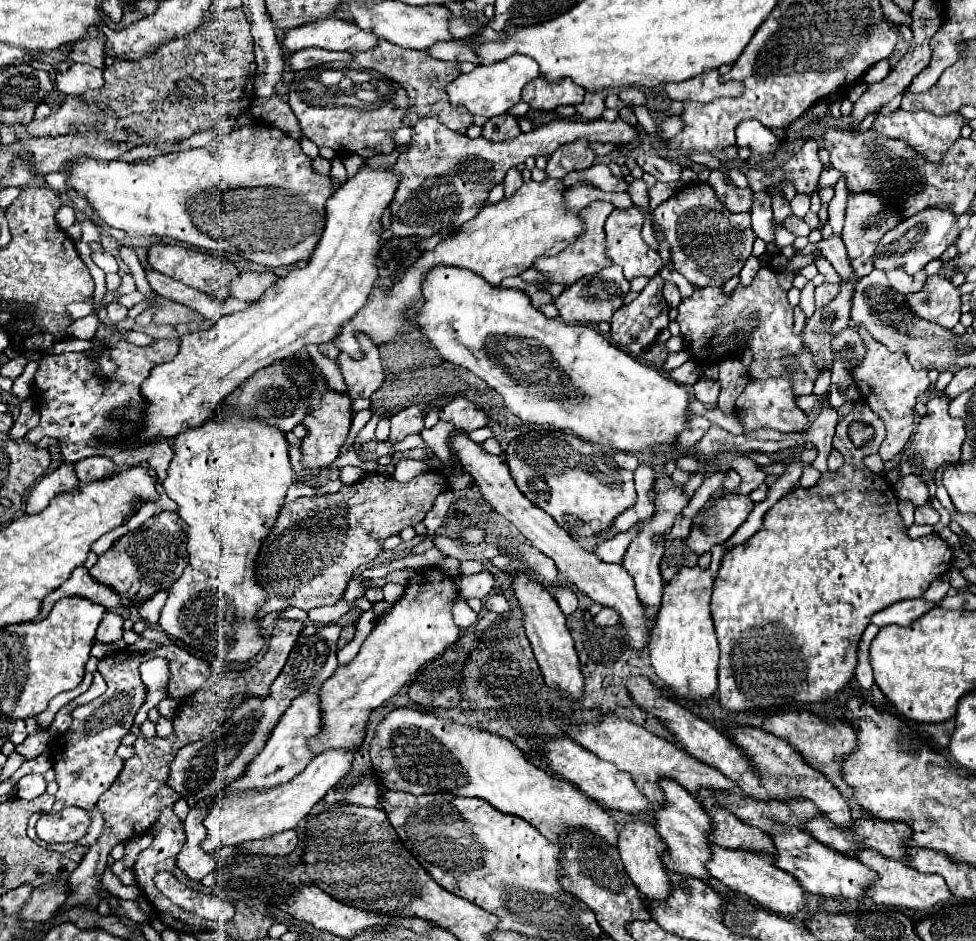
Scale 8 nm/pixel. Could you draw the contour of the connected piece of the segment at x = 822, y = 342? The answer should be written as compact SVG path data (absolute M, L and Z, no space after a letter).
M841 283L841 293L823 309L817 309L811 319L807 319L803 329L803 341L813 349L813 355L817 357L817 367L831 369L831 349L829 341L833 333L847 327L849 321L849 299L851 299L853 285Z

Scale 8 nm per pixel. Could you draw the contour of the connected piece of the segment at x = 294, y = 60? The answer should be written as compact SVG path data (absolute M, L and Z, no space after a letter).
M301 49L297 53L289 55L289 67L291 71L301 71L305 67L313 67L313 65L325 65L329 61L351 61L351 57L347 53L333 53L327 49Z

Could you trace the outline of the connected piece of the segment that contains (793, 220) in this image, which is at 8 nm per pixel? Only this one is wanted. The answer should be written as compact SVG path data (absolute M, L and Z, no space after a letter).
M789 215L787 219L785 219L785 223L783 223L783 227L787 229L787 231L791 231L795 237L799 237L799 235L803 235L803 237L807 237L809 235L809 227L807 227L807 223L803 221L803 219L799 219L799 217L795 217L795 215Z

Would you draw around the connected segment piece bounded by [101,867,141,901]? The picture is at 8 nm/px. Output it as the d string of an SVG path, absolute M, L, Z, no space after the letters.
M109 867L103 871L101 885L103 885L113 897L117 897L117 899L133 899L133 901L135 901L137 897L141 897L141 891L139 891L137 885L131 885L131 887L123 885L123 883L119 881L119 877L117 877Z

